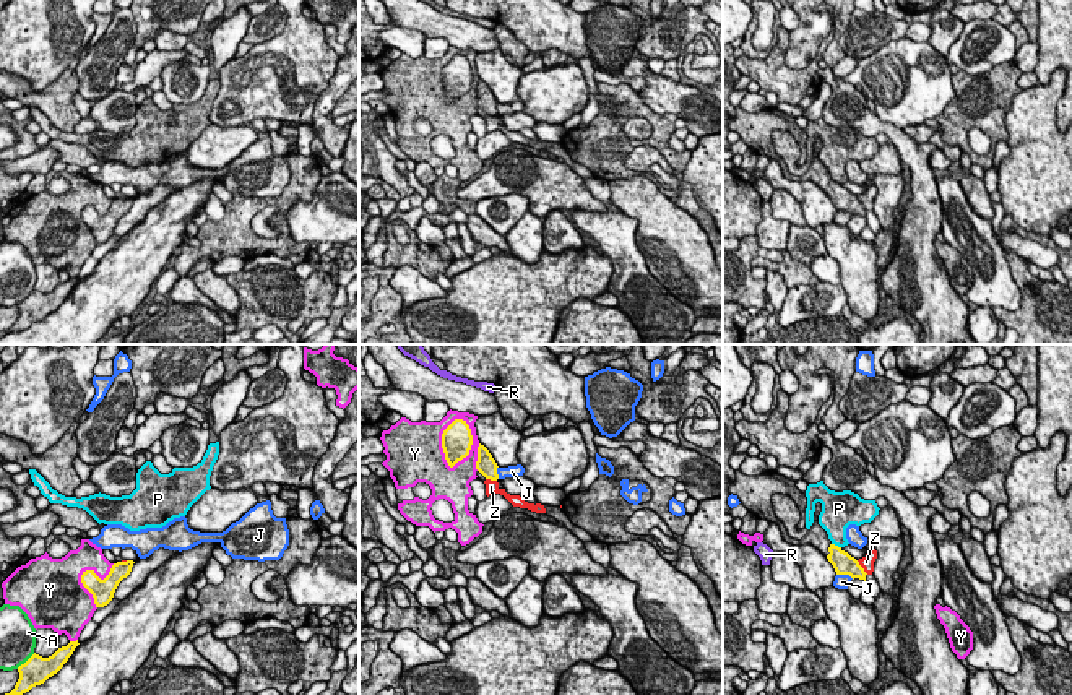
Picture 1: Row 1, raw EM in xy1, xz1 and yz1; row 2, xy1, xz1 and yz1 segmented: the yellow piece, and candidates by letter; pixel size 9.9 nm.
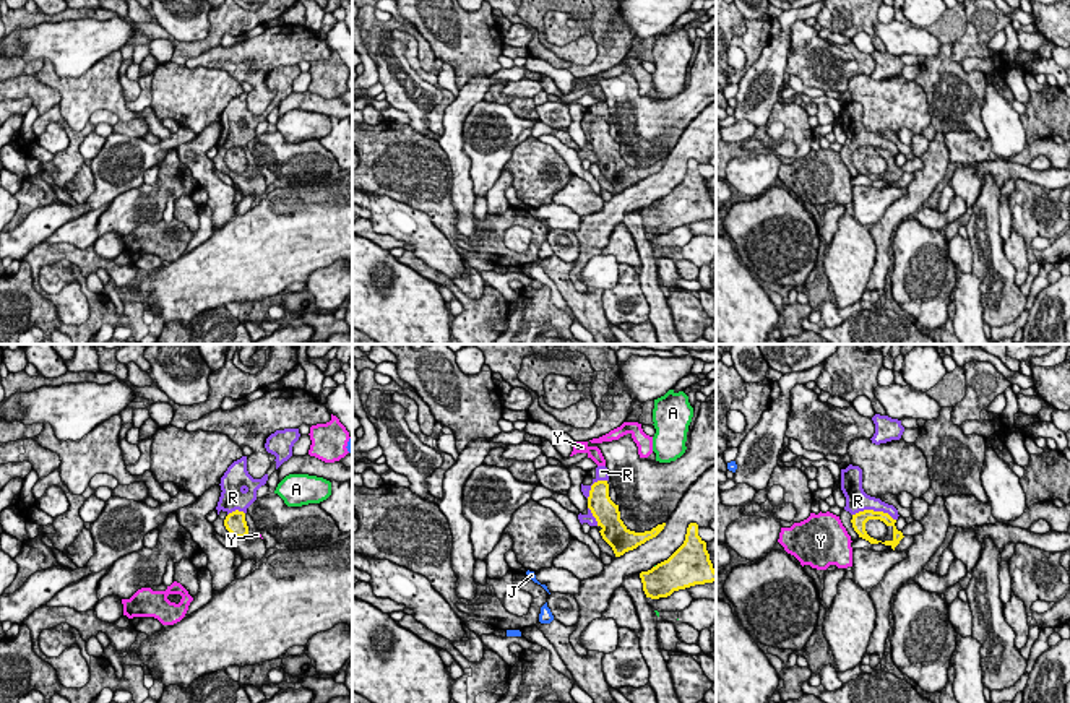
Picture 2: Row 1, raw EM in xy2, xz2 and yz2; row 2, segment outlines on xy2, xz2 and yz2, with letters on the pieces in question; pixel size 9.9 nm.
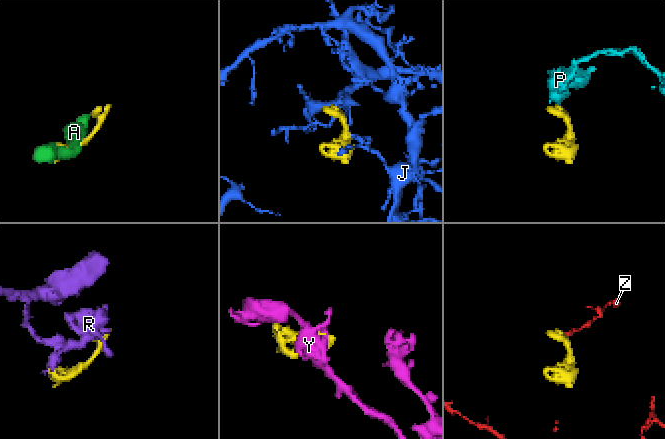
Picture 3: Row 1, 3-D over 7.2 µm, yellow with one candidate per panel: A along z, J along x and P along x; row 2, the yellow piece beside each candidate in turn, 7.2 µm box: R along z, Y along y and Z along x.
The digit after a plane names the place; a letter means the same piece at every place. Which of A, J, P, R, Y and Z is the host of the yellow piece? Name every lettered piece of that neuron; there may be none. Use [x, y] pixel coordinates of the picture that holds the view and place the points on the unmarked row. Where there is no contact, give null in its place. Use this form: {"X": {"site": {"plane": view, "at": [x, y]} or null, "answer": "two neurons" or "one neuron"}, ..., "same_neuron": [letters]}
{"A": {"site": {"plane": "xy1", "at": [26, 297]}, "answer": "two neurons"}, "J": {"site": {"plane": "yz1", "at": [845, 210]}, "answer": "two neurons"}, "P": {"site": {"plane": "yz1", "at": [837, 182]}, "answer": "two neurons"}, "R": {"site": {"plane": "yz2", "at": [872, 146]}, "answer": "two neurons"}, "Y": {"site": {"plane": "xz1", "at": [442, 77]}, "answer": "two neurons"}, "Z": {"site": {"plane": "yz1", "at": [861, 203]}, "answer": "two neurons"}, "same_neuron": []}

